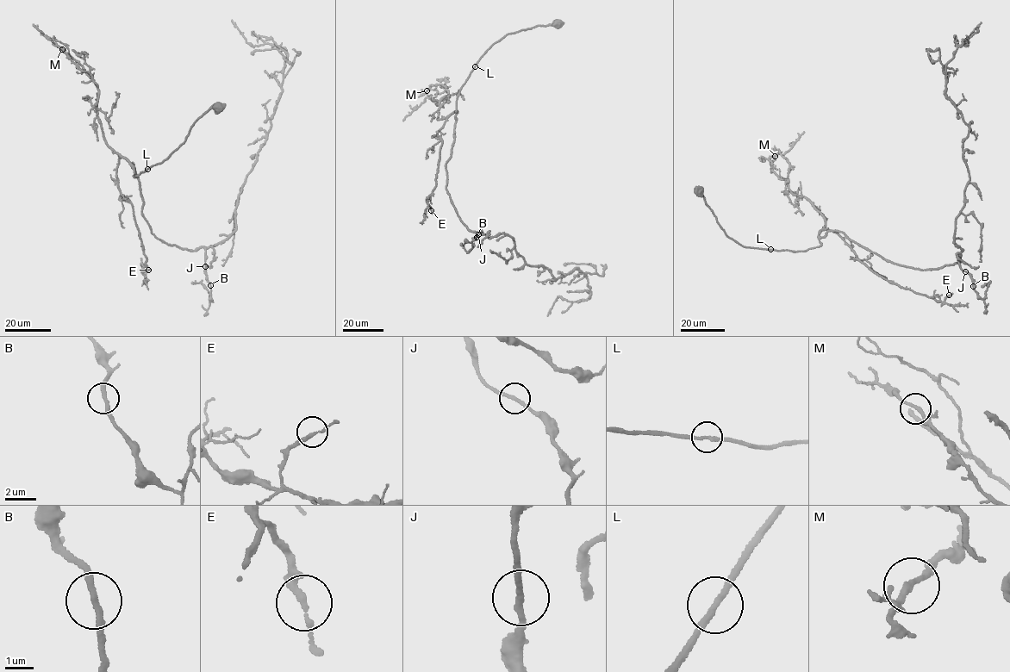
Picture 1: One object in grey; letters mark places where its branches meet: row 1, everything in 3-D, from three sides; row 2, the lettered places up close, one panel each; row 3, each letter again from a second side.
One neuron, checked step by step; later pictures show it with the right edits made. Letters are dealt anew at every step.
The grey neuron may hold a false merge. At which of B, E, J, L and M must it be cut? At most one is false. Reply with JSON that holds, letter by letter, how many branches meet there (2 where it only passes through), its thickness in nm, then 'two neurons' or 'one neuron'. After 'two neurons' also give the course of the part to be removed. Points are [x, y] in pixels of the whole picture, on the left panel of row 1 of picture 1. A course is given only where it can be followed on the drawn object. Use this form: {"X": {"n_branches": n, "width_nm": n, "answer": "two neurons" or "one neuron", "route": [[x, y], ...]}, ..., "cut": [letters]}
{"B": {"n_branches": 2, "width_nm": 240, "answer": "one neuron"}, "E": {"n_branches": 2, "width_nm": 220, "answer": "one neuron"}, "J": {"n_branches": 2, "width_nm": 200, "answer": "one neuron"}, "L": {"n_branches": 2, "width_nm": 220, "answer": "one neuron"}, "M": {"n_branches": 2, "width_nm": 200, "answer": "one neuron"}, "cut": []}

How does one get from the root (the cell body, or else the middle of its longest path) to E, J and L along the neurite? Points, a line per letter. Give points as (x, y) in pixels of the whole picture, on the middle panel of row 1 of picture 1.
E: (557, 23), (505, 35), (479, 60), (435, 137), (442, 141), (431, 210)
J: (557, 23), (495, 42), (457, 99), (446, 189), (460, 221), (472, 232), (481, 230), (478, 234)
L: (557, 23), (538, 25), (505, 35), (493, 45), (475, 66)

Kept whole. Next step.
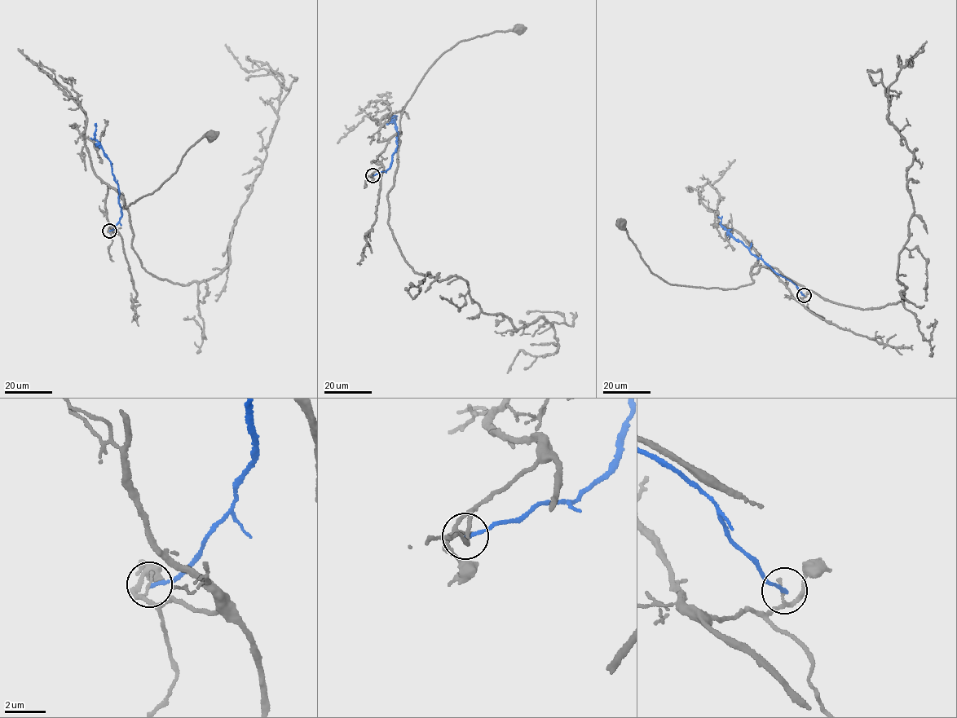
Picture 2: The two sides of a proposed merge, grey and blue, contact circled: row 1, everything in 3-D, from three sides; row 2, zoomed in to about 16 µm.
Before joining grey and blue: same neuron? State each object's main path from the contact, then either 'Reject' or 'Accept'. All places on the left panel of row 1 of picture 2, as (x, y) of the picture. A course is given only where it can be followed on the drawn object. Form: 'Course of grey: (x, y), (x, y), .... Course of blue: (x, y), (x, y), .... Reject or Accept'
Course of grey: (109, 231), (116, 234), (107, 214), (108, 187), (121, 197), (125, 208), (159, 189), (190, 147), (212, 134). Course of blue: (109, 231), (113, 230), (121, 216), (119, 194), (110, 161), (95, 138), (94, 123). Reject

